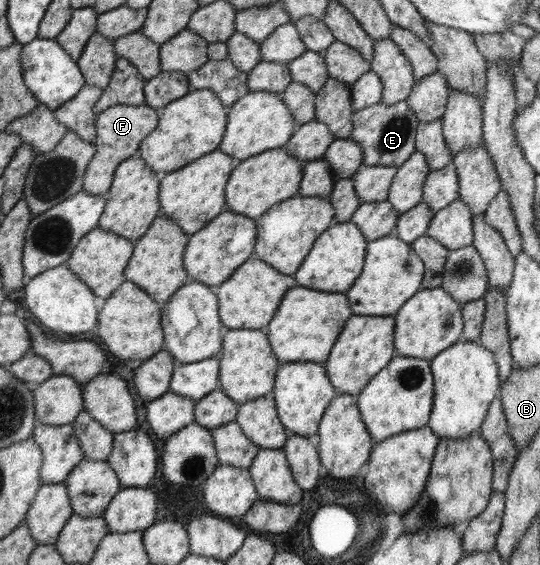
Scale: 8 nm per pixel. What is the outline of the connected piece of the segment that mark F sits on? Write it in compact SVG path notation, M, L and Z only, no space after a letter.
M142 104L137 106L115 105L97 114L95 120L96 138L93 141L96 150L95 155L87 164L82 183L83 192L99 196L107 193L117 166L122 161L133 157L139 149L141 140L144 140L157 127L159 113Z

